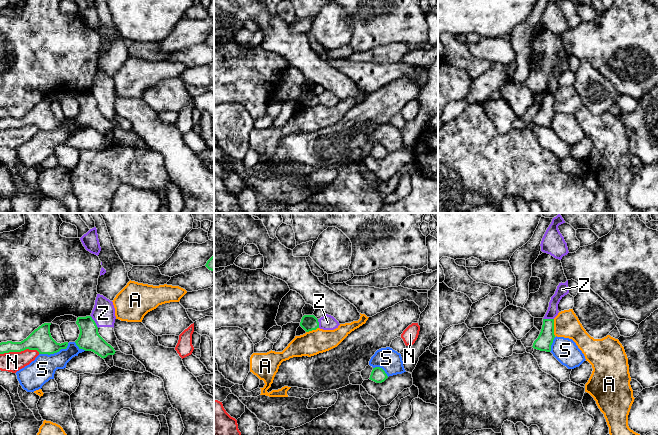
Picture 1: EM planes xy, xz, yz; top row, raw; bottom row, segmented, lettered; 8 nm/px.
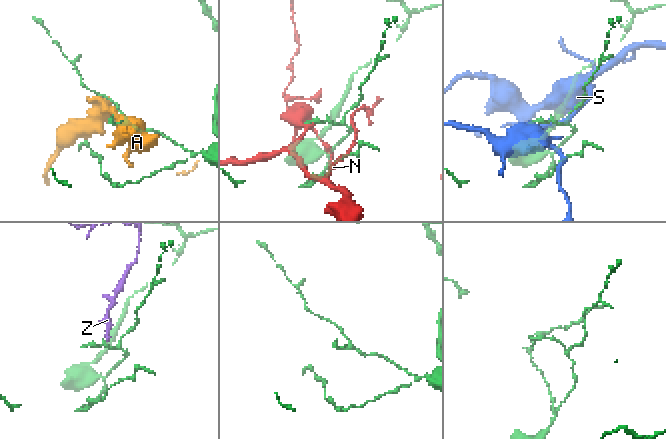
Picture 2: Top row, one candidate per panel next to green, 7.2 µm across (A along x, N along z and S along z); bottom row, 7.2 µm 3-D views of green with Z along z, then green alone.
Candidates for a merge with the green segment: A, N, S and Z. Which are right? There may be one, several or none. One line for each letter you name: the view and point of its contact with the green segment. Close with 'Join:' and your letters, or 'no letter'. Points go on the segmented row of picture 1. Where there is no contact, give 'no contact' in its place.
Join: no letter

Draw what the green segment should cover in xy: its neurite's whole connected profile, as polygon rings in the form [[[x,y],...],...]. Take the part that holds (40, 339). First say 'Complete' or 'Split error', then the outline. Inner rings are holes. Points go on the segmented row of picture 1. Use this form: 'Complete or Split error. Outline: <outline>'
Complete. Outline: [[[44,323],[35,329],[26,339],[21,342],[1,342],[0,354],[9,352],[21,352],[26,349],[37,350],[39,354],[54,354],[61,349],[66,349],[68,342],[57,343],[50,333],[51,323]]]

